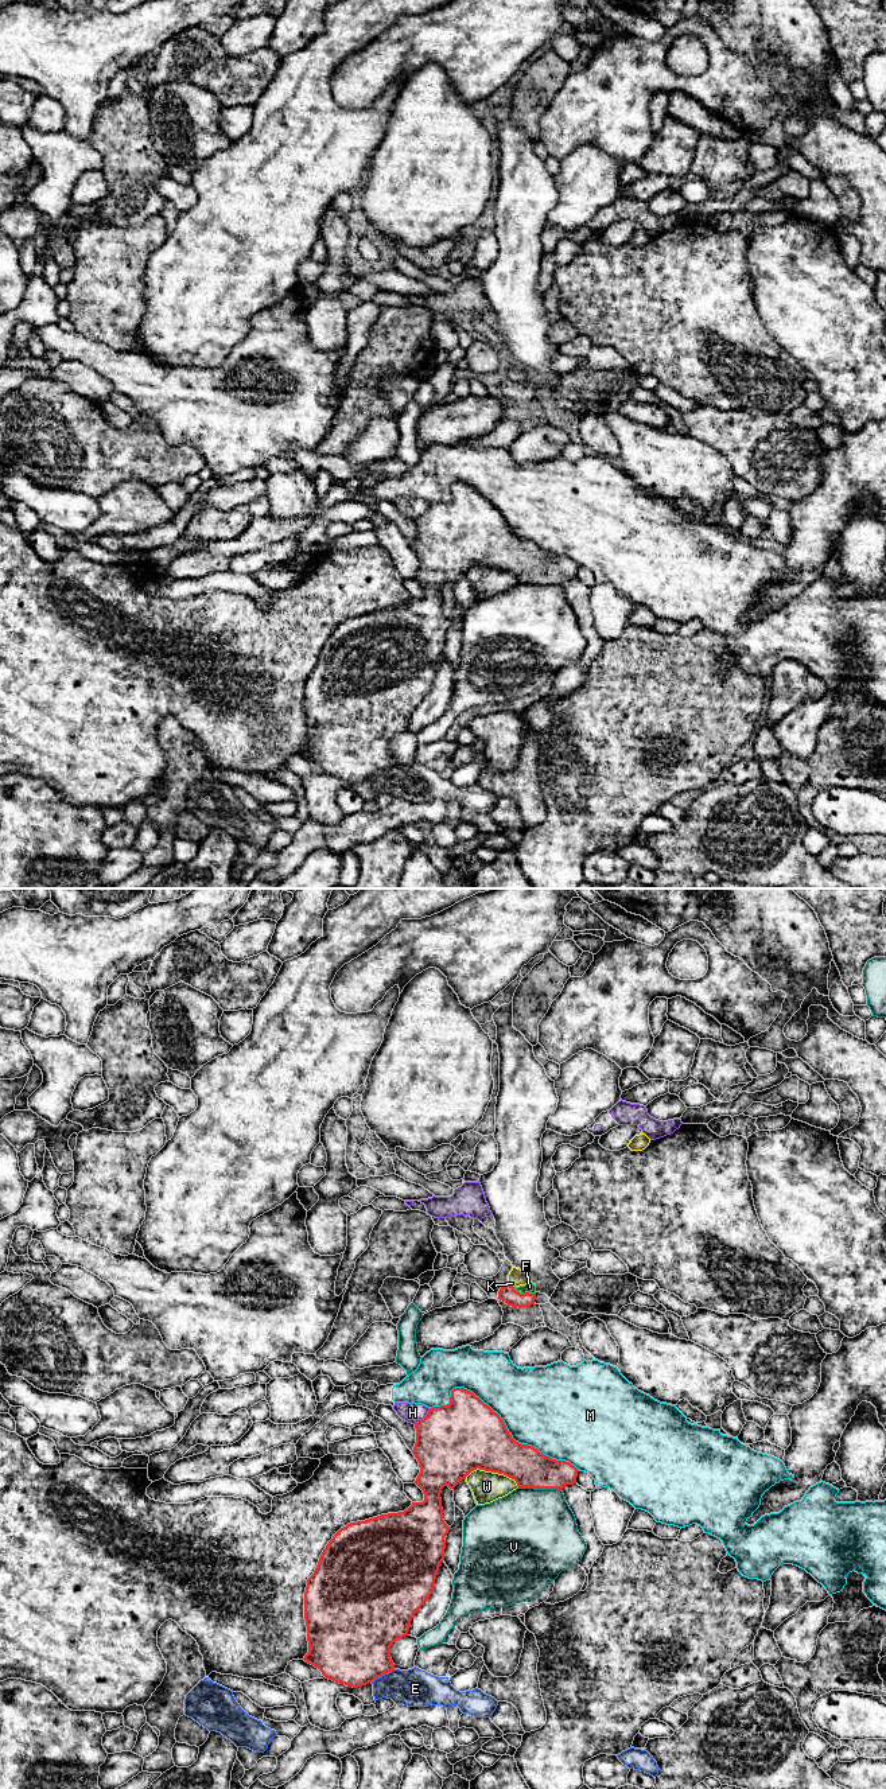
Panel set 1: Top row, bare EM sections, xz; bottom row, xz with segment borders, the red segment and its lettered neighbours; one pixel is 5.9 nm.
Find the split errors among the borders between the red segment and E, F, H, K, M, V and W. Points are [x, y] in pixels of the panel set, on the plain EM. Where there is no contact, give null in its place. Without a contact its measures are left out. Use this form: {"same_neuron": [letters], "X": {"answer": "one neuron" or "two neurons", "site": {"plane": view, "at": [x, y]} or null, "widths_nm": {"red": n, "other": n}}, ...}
{"same_neuron": ["F"], "E": {"answer": "two neurons", "site": {"plane": "xz", "at": [383, 769]}, "widths_nm": {"red": 460, "other": 220}}, "F": {"answer": "one neuron", "site": {"plane": "xz", "at": [525, 388]}, "widths_nm": {"red": 100, "other": 70}}, "H": {"answer": "two neurons", "site": {"plane": "xz", "at": [424, 513]}, "widths_nm": {"red": 440, "other": 110}}, "K": {"answer": "two neurons", "site": {"plane": "xz", "at": [512, 381]}, "widths_nm": {"red": 100, "other": 100}}, "M": {"answer": "two neurons", "site": {"plane": "xz", "at": [502, 516]}, "widths_nm": {"red": 420, "other": 480}}, "V": {"answer": "two neurons", "site": {"plane": "xz", "at": [540, 583]}, "widths_nm": {"red": 240, "other": 480}}, "W": {"answer": "two neurons", "site": {"plane": "xz", "at": [493, 567]}, "widths_nm": {"red": 400, "other": 190}}}

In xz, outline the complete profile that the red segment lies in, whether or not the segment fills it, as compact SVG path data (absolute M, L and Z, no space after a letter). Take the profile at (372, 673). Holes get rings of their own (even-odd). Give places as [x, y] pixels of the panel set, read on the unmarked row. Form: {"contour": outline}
{"contour": "M454 483L450 498L430 503L427 512L415 518L415 524L416 538L412 549L420 563L415 579L423 586L424 596L412 598L404 607L381 610L341 623L307 674L304 715L308 748L303 755L318 763L326 774L353 783L395 766L390 742L408 731L412 713L434 687L440 658L444 656L444 633L450 625L443 615L440 588L444 582L454 586L461 575L466 575L477 564L504 569L514 575L518 583L561 586L566 580L576 579L579 565L574 560L552 555L532 541L516 537L500 510L465 483Z"}

